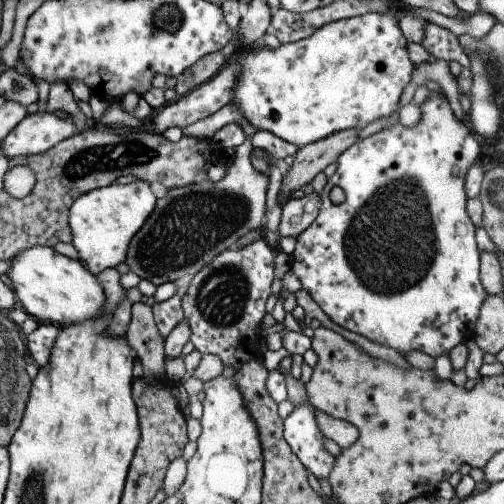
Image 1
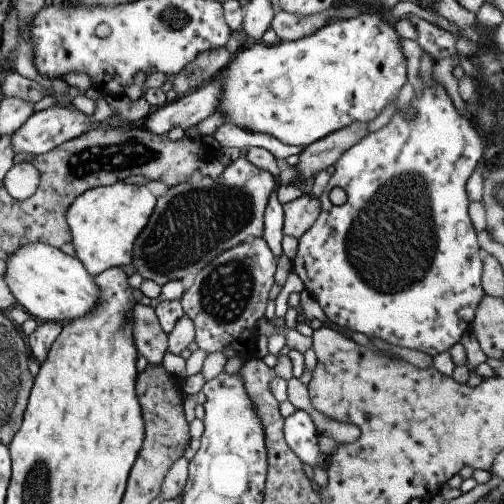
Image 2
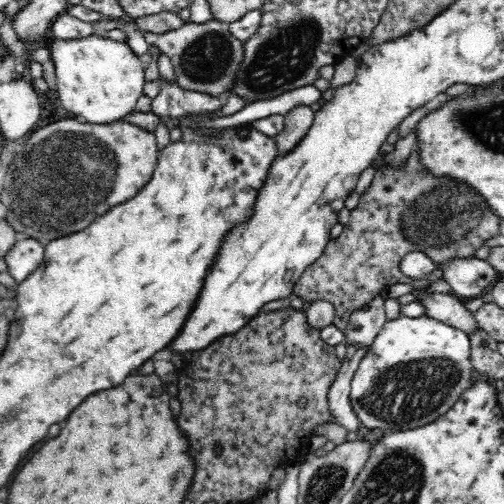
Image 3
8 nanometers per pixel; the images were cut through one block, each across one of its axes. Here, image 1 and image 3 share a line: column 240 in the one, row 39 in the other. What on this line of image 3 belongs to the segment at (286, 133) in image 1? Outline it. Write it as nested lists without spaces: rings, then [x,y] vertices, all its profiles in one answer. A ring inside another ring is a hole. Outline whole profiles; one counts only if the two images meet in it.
[[[92,34],[76,40],[52,40],[50,60],[56,66],[58,100],[68,116],[84,124],[112,124],[122,122],[132,114],[142,88],[148,82],[140,58],[126,42],[116,42],[104,34]]]

